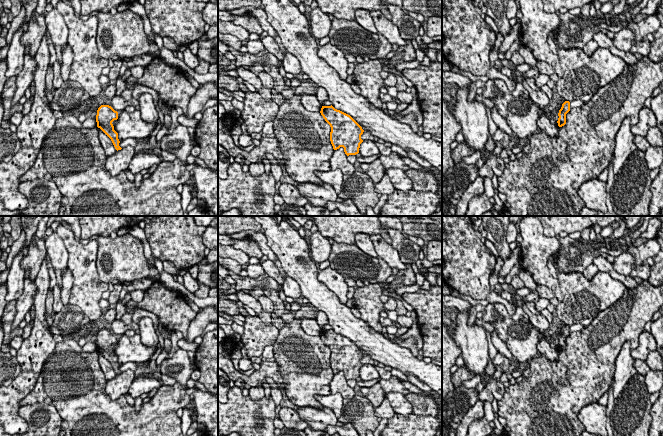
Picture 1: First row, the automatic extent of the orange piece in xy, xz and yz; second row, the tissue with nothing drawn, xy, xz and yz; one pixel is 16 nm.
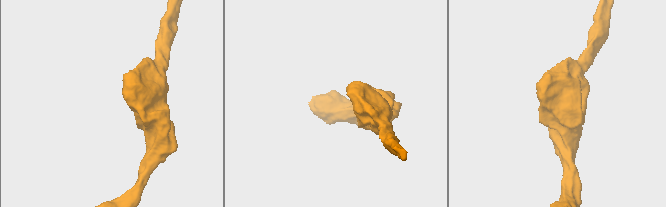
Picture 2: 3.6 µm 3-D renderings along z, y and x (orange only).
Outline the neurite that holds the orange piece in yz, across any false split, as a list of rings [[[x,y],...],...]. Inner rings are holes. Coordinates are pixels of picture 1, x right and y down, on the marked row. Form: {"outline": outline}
{"outline": [[[565,101],[563,104],[562,104],[562,107],[561,109],[559,110],[559,113],[558,113],[558,126],[559,127],[562,127],[566,124],[566,114],[570,111],[570,102],[569,101]]]}

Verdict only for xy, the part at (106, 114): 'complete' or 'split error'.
complete

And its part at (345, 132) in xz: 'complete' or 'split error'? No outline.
complete

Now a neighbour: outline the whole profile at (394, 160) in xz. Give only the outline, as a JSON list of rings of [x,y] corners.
[[[391,152],[388,156],[380,155],[379,160],[385,170],[398,168],[407,171],[409,169],[408,165],[402,160],[402,156],[395,152]]]

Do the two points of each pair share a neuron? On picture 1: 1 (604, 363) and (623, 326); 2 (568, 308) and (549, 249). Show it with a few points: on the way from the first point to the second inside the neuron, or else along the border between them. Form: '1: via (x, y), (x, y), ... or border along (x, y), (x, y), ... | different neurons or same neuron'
1: via (604, 354), (604, 345), (614, 335) | same neuron
2: via (563, 293), (543, 273), (543, 264) | same neuron

